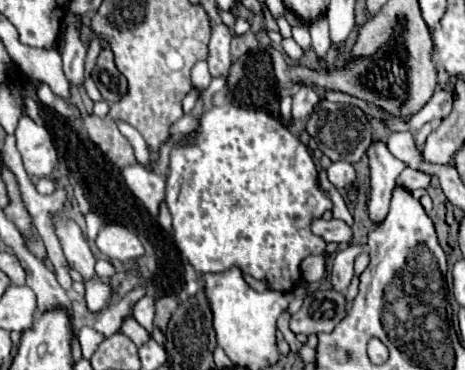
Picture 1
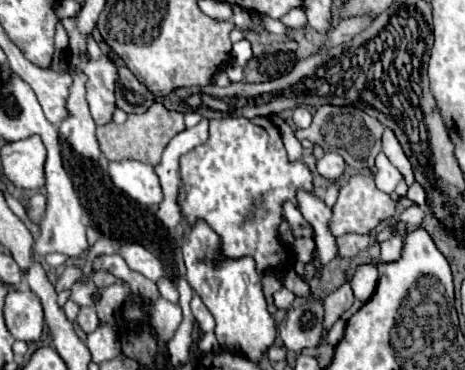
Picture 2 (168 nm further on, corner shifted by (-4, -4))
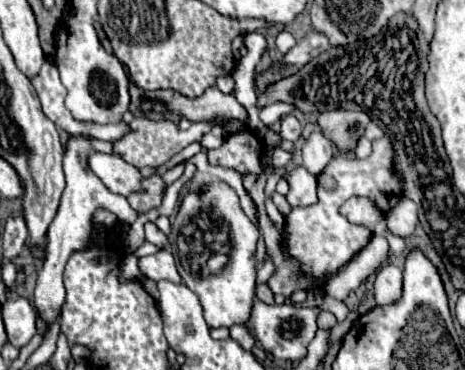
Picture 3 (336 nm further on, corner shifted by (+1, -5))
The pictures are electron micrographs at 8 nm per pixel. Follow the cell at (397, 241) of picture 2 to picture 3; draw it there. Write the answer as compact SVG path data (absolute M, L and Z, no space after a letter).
M393 263L383 265L375 277L375 299L379 305L393 305L401 299L403 277L401 269Z

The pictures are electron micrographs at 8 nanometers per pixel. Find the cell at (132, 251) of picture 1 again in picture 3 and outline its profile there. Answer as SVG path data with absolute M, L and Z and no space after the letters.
M159 251L155 255L147 255L141 259L141 271L145 277L153 281L167 279L171 283L181 283L181 275L177 273L175 259L169 251Z

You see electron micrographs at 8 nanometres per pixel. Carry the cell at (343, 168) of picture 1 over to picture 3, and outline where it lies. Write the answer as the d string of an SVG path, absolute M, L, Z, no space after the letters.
M313 131L309 139L305 139L301 151L303 165L309 169L311 175L319 175L321 169L325 169L325 165L329 163L329 157L333 157L333 145L321 131Z

